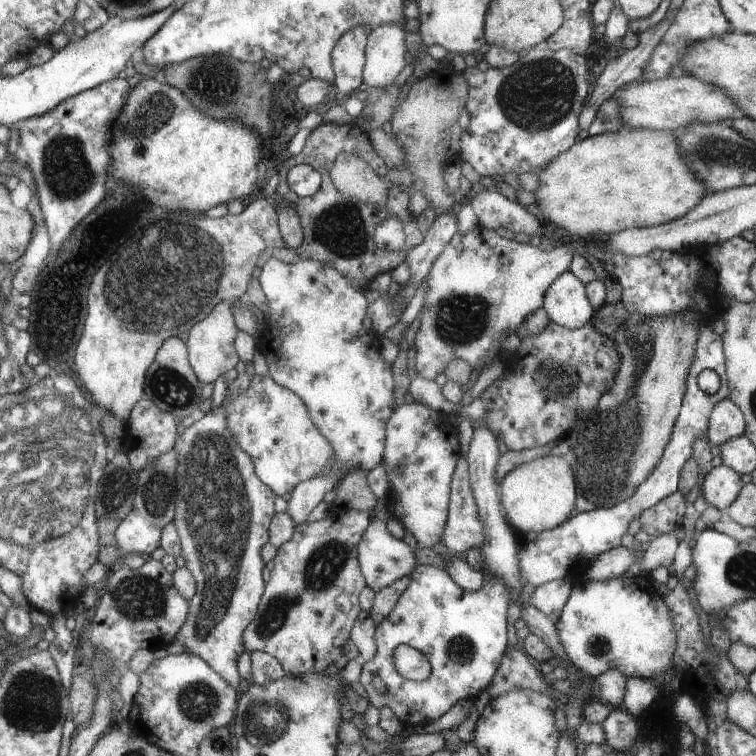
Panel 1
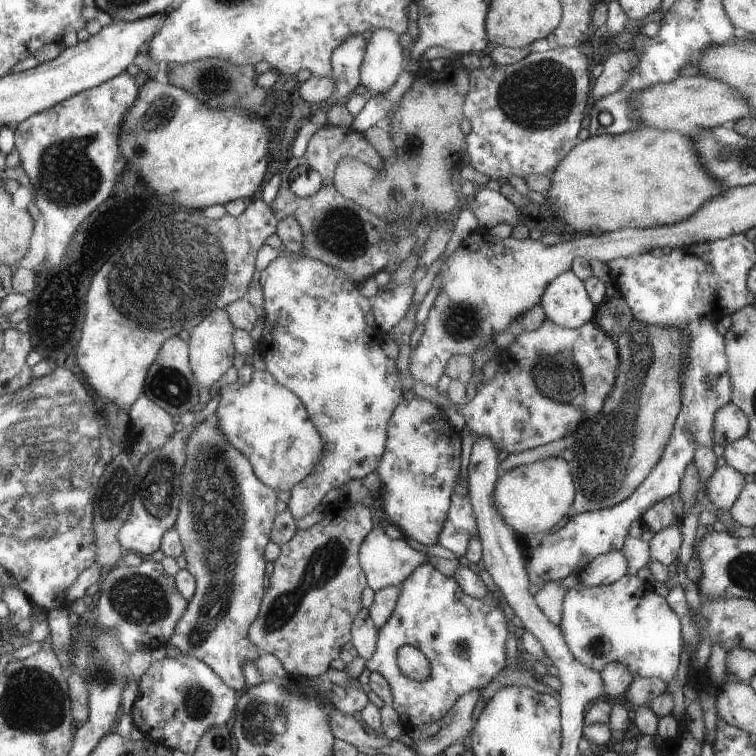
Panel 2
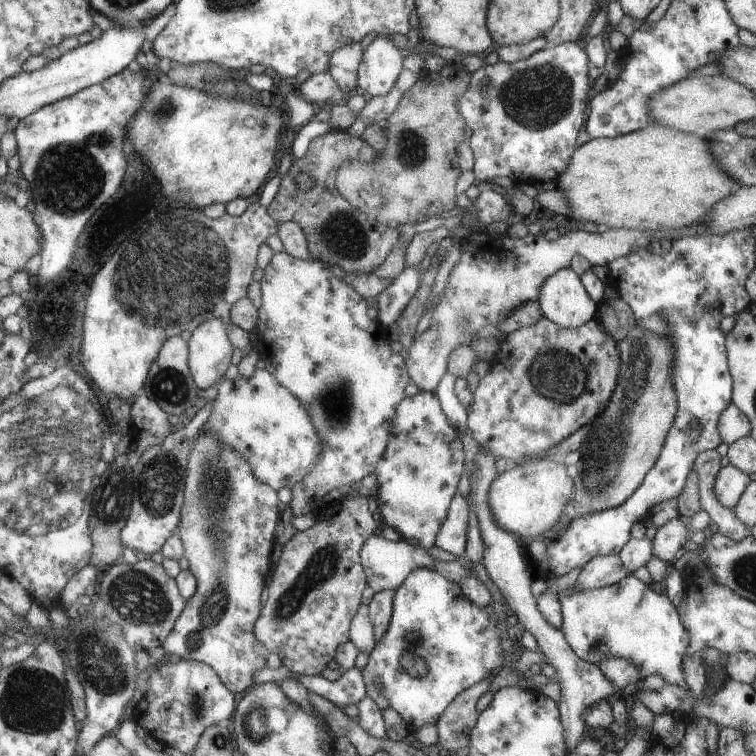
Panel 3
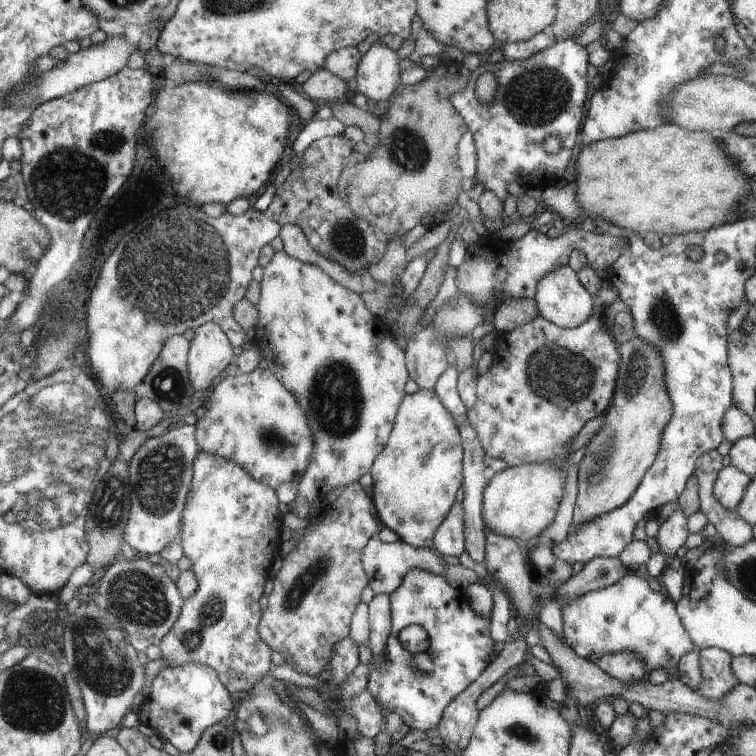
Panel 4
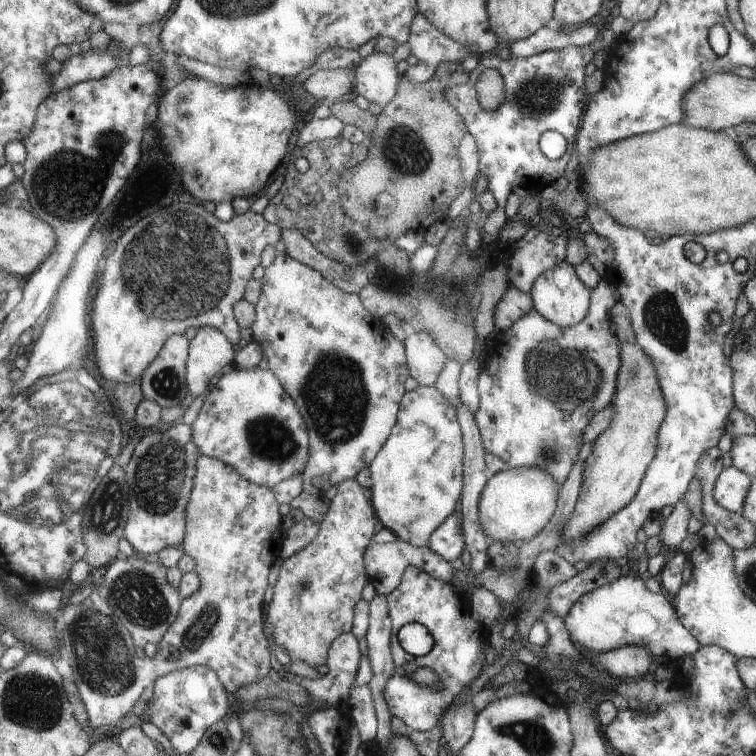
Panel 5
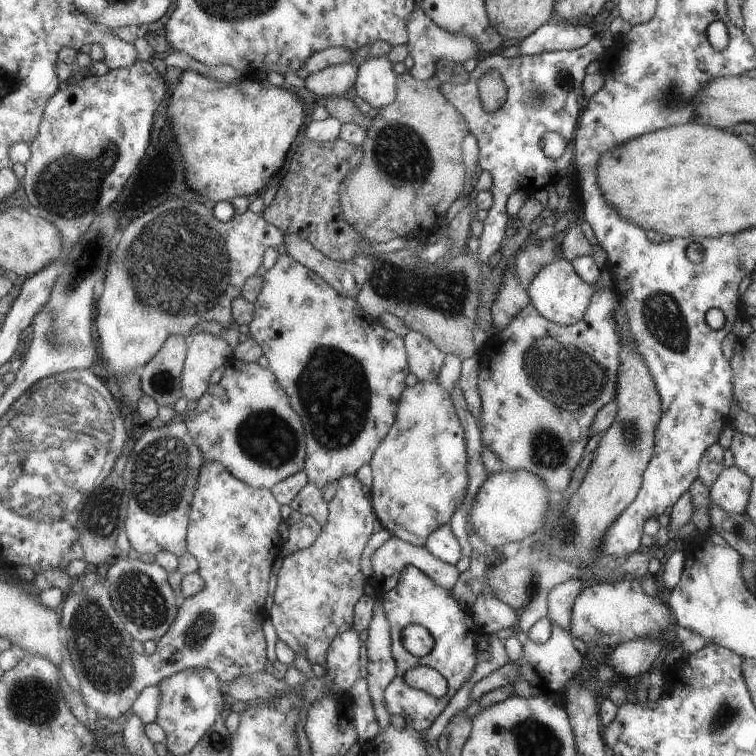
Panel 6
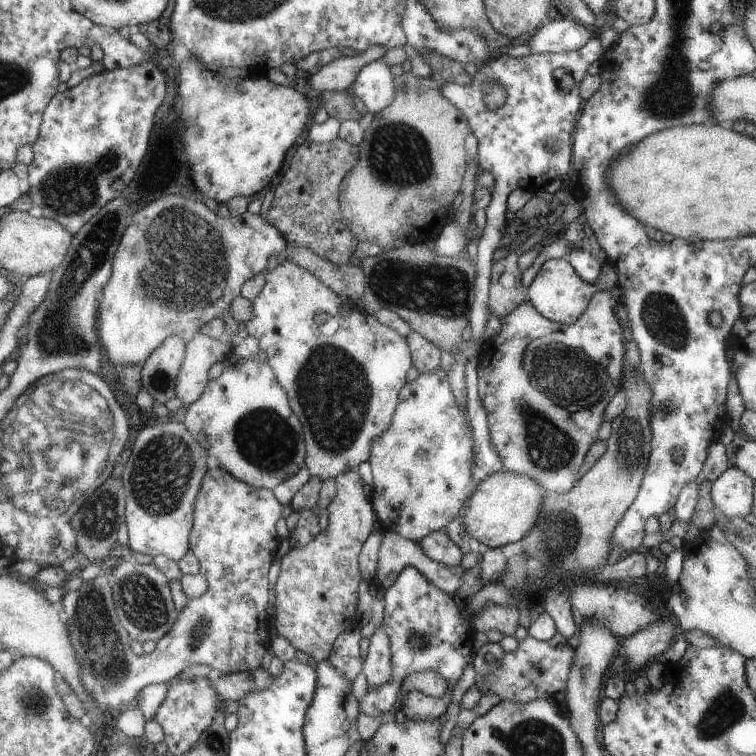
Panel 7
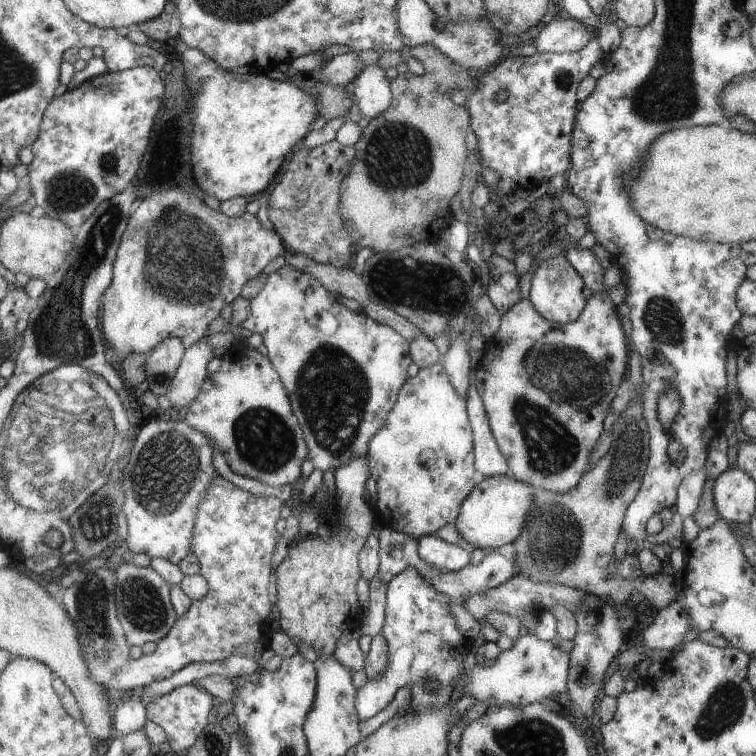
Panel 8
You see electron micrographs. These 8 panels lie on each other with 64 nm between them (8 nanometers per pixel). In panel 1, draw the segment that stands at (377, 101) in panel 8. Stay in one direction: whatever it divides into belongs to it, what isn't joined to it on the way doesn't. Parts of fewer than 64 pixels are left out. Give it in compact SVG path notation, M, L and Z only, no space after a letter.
M389 23L384 25L377 25L366 36L366 43L364 46L364 67L362 70L362 79L369 88L370 87L384 87L392 84L395 81L397 74L400 73L401 68L406 65L403 62L405 58L405 40L403 36L403 28L399 23Z

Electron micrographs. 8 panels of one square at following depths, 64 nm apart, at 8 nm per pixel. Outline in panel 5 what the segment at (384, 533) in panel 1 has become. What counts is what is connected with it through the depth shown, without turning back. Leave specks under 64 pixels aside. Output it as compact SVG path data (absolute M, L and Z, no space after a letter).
M394 539L391 542L368 544L365 555L365 569L368 571L369 584L375 589L375 593L387 595L391 590L397 588L401 574L407 566L415 566L418 570L429 574L433 579L440 579L441 582L449 583L453 580L453 567L441 556L432 552L428 546L413 547L401 540Z

